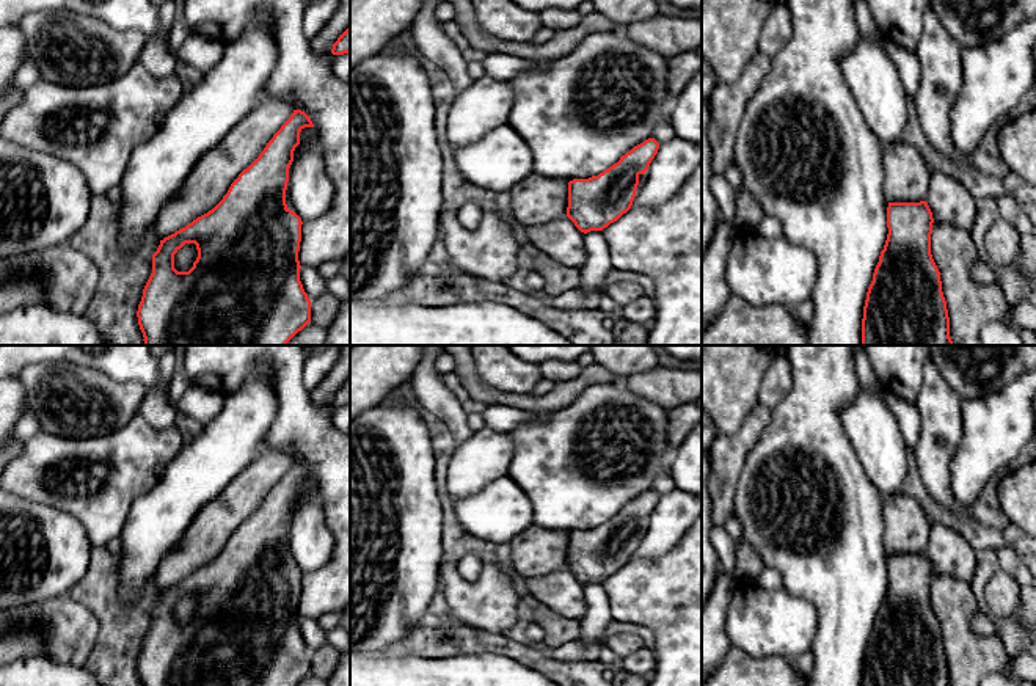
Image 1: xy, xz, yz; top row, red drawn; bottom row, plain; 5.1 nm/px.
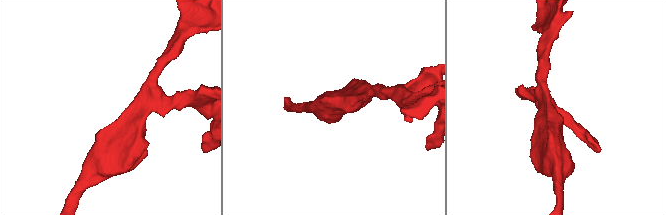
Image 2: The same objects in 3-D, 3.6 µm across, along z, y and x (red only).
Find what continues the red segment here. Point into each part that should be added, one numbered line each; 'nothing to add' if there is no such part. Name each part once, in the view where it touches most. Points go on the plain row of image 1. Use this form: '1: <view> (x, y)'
1: xy (212, 526)

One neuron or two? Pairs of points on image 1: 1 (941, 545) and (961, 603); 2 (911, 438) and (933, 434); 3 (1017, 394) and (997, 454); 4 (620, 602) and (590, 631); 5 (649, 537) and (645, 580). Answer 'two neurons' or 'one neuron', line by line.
1: two neurons
2: two neurons
3: one neuron
4: two neurons
5: two neurons

